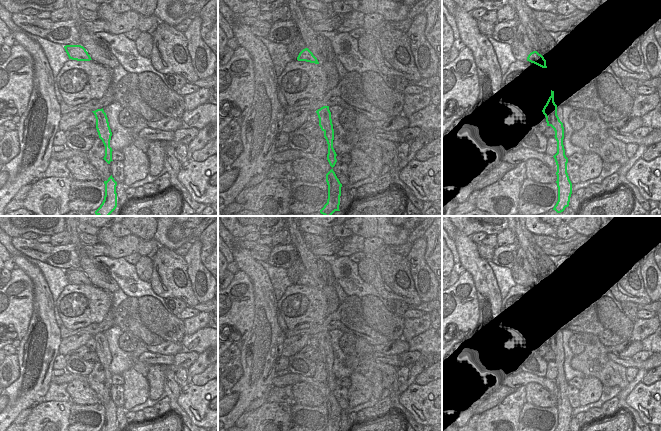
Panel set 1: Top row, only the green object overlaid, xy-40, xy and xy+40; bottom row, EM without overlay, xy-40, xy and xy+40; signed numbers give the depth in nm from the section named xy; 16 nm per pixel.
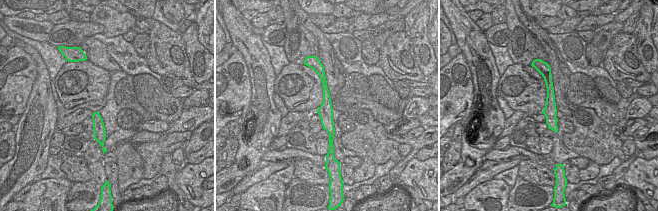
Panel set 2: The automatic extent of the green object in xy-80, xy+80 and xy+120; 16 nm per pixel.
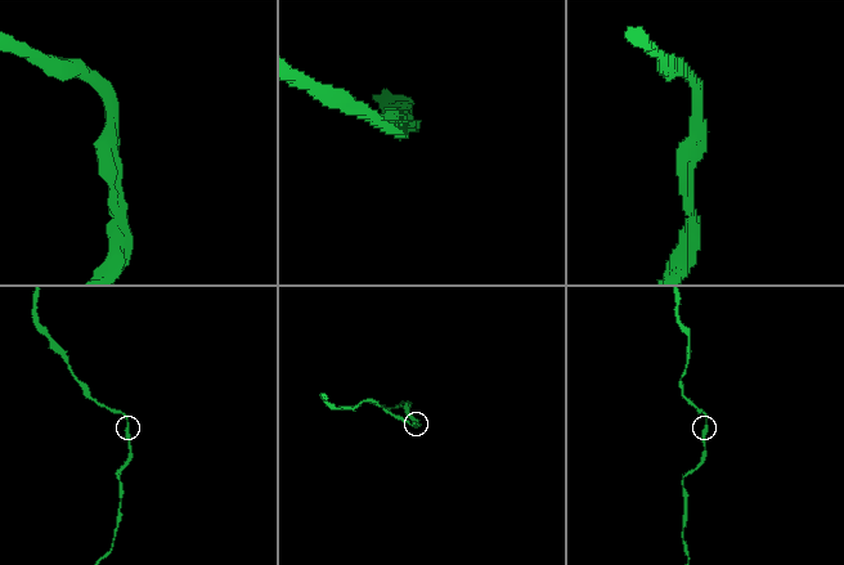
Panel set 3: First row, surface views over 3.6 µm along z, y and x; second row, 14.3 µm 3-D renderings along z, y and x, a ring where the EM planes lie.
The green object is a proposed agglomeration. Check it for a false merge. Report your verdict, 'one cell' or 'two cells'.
one cell

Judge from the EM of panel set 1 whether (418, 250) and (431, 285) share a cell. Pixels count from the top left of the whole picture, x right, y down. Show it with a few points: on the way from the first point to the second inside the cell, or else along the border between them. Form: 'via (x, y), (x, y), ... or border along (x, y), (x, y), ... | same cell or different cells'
via (418, 259), (419, 270), (424, 276) | same cell

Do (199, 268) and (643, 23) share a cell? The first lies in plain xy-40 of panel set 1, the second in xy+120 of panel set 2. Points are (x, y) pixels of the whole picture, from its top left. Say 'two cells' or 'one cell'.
one cell

